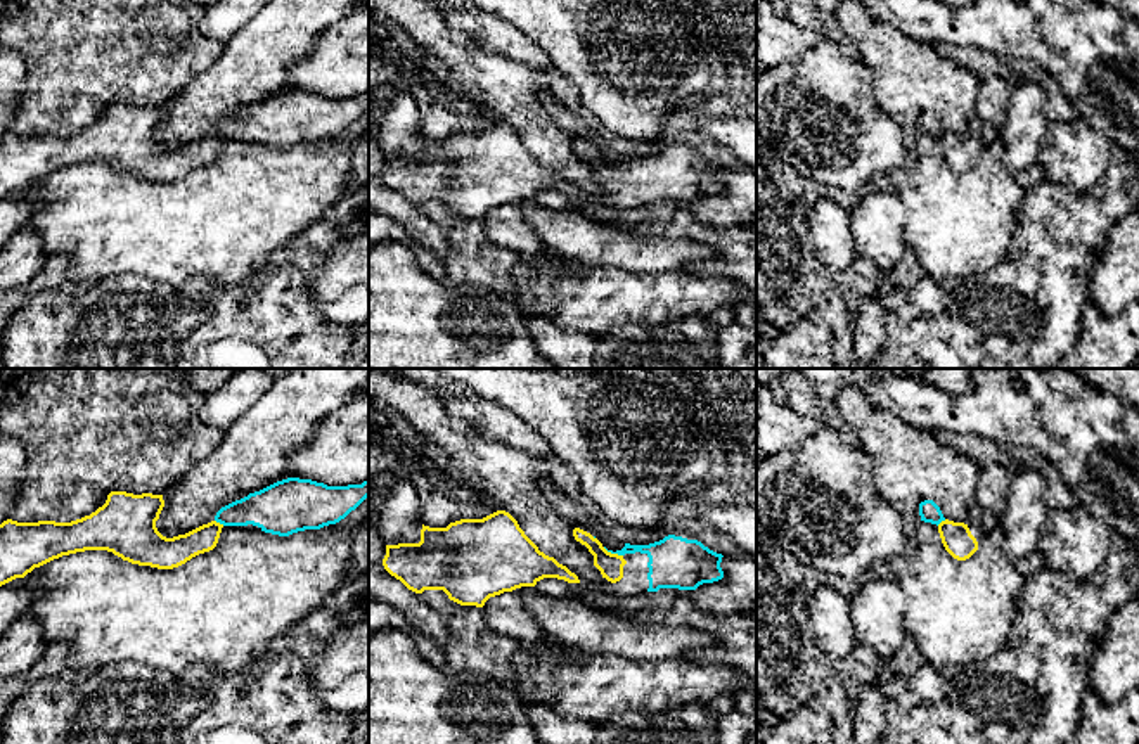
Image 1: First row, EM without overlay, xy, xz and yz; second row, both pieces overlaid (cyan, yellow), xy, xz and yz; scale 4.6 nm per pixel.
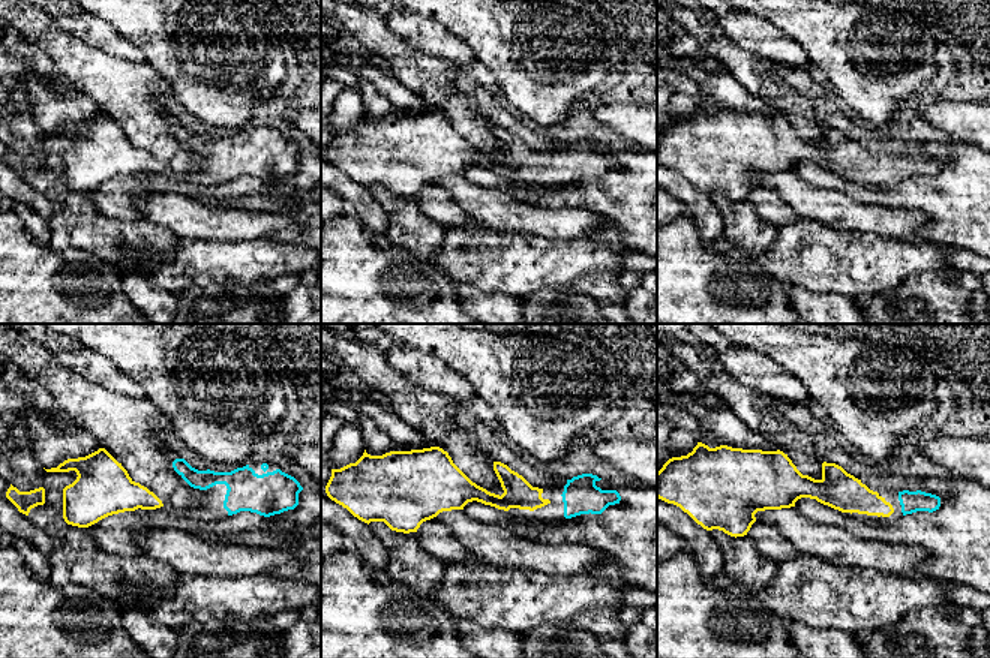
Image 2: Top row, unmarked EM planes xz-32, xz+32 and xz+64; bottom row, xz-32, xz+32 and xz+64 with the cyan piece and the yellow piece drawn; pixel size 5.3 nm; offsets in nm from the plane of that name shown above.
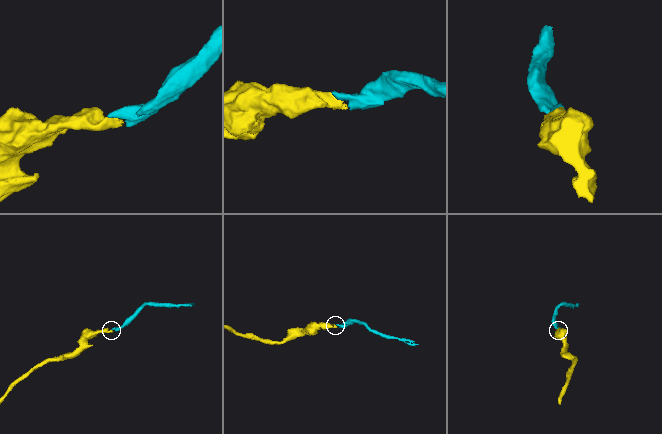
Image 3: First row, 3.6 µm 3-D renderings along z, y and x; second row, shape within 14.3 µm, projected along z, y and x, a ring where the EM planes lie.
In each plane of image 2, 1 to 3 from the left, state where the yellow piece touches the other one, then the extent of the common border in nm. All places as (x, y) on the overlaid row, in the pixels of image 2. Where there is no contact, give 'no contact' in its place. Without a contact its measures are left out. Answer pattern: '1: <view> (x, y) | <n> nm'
1: no contact
2: no contact
3: no contact

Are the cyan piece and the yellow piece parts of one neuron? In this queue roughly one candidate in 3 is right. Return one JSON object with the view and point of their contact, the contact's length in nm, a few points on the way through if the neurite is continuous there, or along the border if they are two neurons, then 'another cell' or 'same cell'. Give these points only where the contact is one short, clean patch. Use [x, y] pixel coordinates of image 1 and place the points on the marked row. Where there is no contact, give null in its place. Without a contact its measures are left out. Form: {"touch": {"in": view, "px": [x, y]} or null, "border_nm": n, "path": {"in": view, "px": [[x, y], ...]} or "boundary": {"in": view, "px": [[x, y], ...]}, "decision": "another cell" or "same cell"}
{"touch": {"in": "xz", "px": [613, 552]}, "border_nm": 100, "path": {"in": "xz", "px": [[667, 558], [651, 549], [613, 552], [610, 564]]}, "decision": "same cell"}

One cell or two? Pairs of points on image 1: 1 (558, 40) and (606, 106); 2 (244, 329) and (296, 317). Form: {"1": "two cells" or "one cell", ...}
{"1": "one cell", "2": "one cell"}

